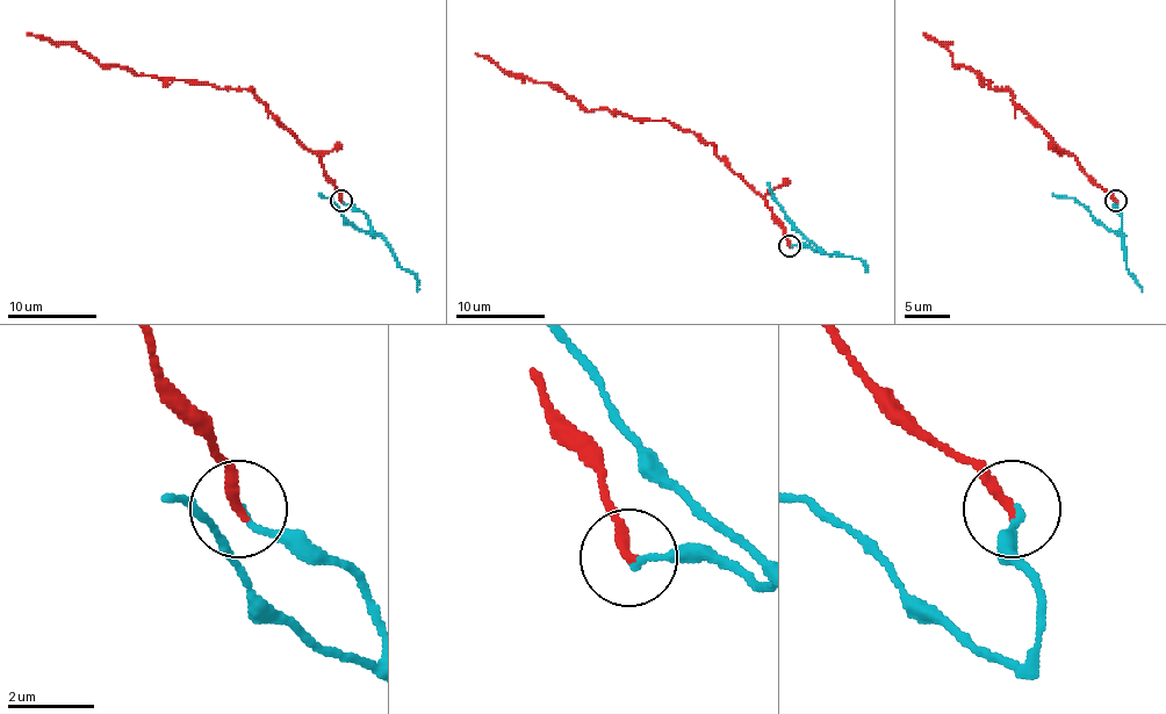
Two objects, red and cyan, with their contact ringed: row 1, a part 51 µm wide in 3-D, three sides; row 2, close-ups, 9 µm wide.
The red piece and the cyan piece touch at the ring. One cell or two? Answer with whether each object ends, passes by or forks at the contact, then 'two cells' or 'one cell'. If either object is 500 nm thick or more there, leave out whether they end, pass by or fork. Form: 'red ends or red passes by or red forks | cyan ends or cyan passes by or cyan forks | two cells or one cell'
red ends | cyan ends | one cell

